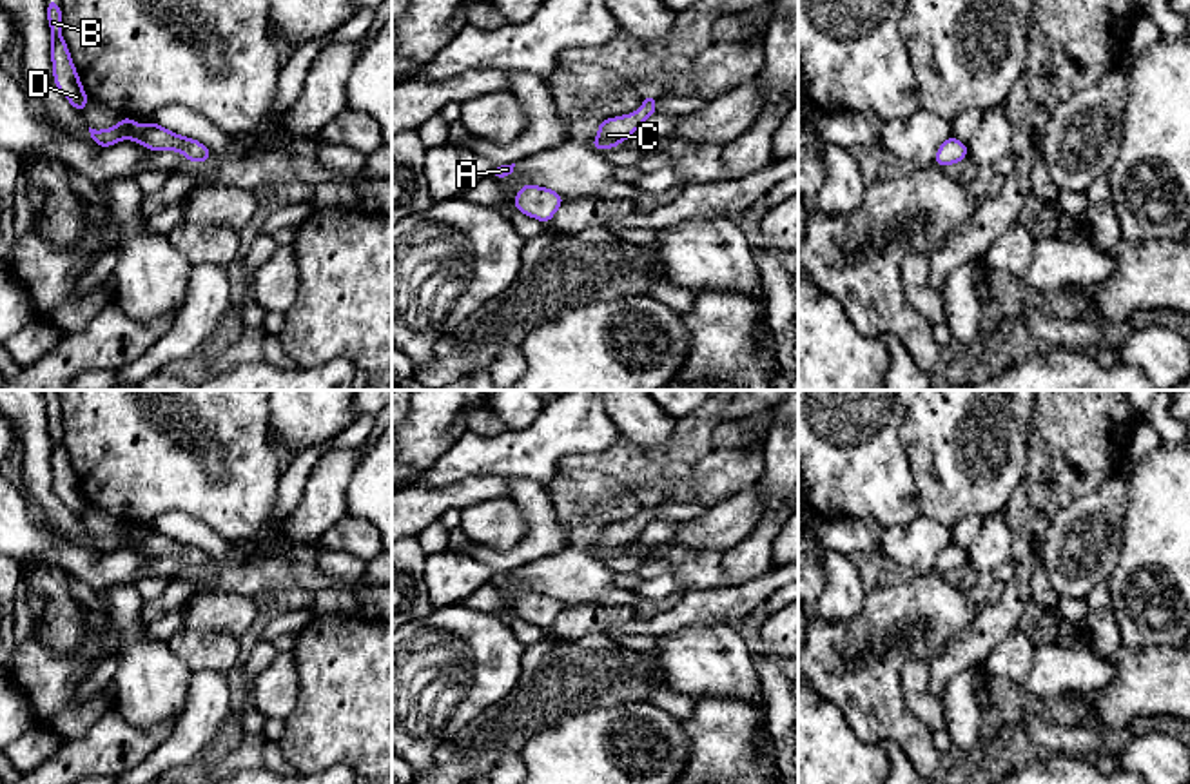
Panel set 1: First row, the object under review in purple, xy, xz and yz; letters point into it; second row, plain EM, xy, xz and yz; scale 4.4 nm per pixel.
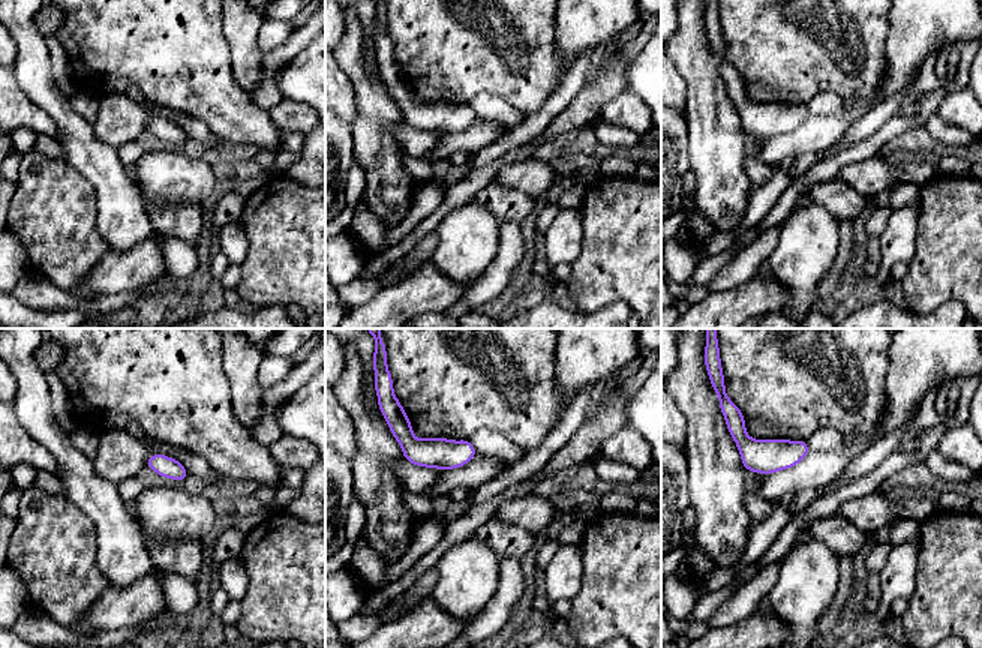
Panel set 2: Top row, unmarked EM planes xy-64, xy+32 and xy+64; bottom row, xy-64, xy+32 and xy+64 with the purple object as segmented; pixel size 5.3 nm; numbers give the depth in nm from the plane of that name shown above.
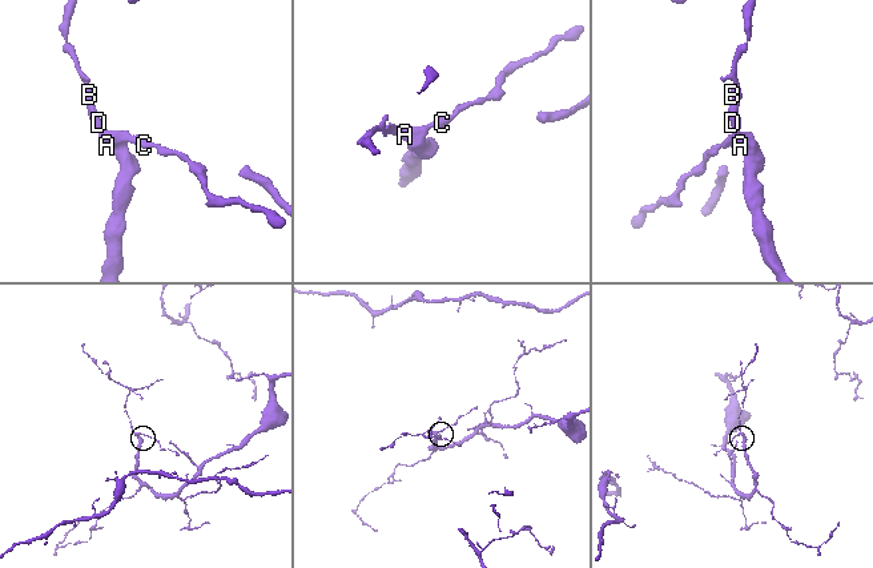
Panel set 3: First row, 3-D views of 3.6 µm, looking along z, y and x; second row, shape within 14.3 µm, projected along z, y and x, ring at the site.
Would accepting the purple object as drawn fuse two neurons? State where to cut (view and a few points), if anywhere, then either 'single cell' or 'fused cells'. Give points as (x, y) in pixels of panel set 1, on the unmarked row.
no cut; single cell

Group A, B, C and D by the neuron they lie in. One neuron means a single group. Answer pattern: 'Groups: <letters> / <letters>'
Groups: A B C D

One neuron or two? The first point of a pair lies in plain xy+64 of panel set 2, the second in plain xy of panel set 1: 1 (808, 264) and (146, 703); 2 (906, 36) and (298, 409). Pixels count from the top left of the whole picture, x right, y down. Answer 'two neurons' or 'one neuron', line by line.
1: one neuron
2: one neuron

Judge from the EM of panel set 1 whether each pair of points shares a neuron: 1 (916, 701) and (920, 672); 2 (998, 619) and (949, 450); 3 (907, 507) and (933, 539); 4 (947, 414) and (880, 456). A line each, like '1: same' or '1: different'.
1: same
2: different
3: different
4: different

